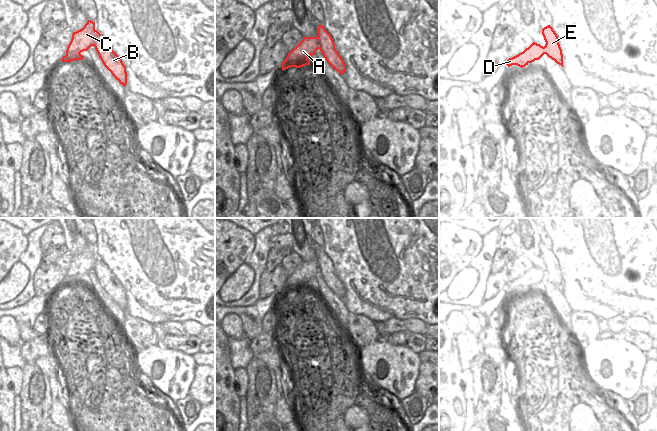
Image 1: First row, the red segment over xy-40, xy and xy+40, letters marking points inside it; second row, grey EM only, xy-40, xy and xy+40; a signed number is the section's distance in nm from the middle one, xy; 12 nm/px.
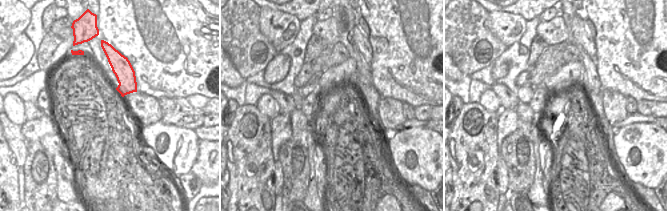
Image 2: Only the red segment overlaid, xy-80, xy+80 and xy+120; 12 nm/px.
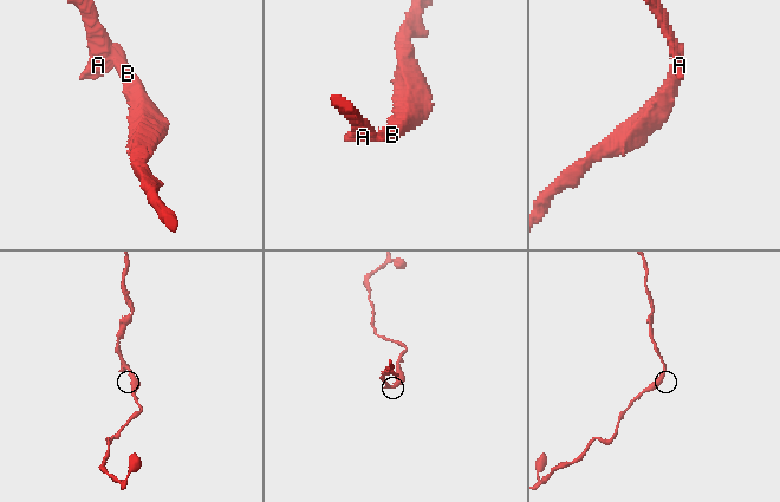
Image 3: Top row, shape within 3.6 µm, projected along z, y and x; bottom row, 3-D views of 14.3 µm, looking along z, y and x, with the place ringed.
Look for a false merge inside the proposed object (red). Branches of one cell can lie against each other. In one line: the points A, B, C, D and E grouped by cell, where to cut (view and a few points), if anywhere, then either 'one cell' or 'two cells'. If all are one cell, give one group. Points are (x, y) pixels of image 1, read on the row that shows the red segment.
A C D / B E | xy-40 (95, 30), (92, 45) | two cells

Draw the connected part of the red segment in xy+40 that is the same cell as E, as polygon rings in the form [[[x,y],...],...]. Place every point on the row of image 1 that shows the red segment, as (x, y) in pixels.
[[[548,25],[542,29],[542,35],[546,42],[544,46],[545,54],[563,67],[563,54],[557,34],[553,28]]]

